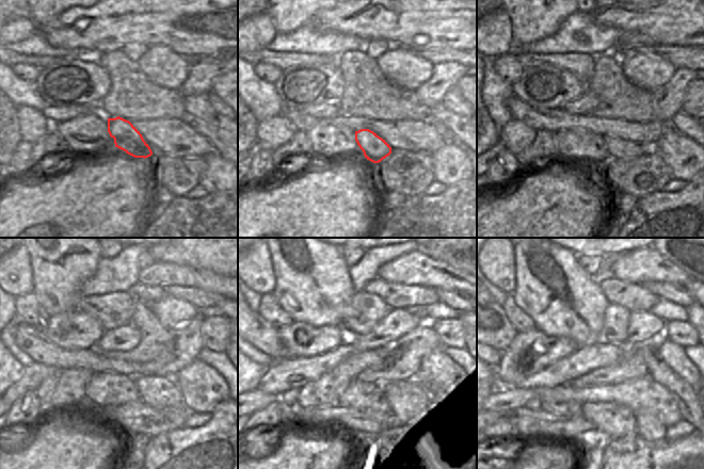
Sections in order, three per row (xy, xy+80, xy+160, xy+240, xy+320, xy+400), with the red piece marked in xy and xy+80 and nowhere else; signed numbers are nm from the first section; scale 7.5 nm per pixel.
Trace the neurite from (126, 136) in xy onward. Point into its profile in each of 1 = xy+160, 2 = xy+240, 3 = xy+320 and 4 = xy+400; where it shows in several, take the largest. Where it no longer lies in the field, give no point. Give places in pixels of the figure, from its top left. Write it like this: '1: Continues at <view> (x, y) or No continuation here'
1: Continues at xy+160 (618, 148)
2: Continues at xy+240 (159, 391)
3: Continues at xy+320 (409, 402)
4: Continues at xy+400 (650, 427)

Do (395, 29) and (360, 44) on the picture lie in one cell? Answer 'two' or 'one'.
two

